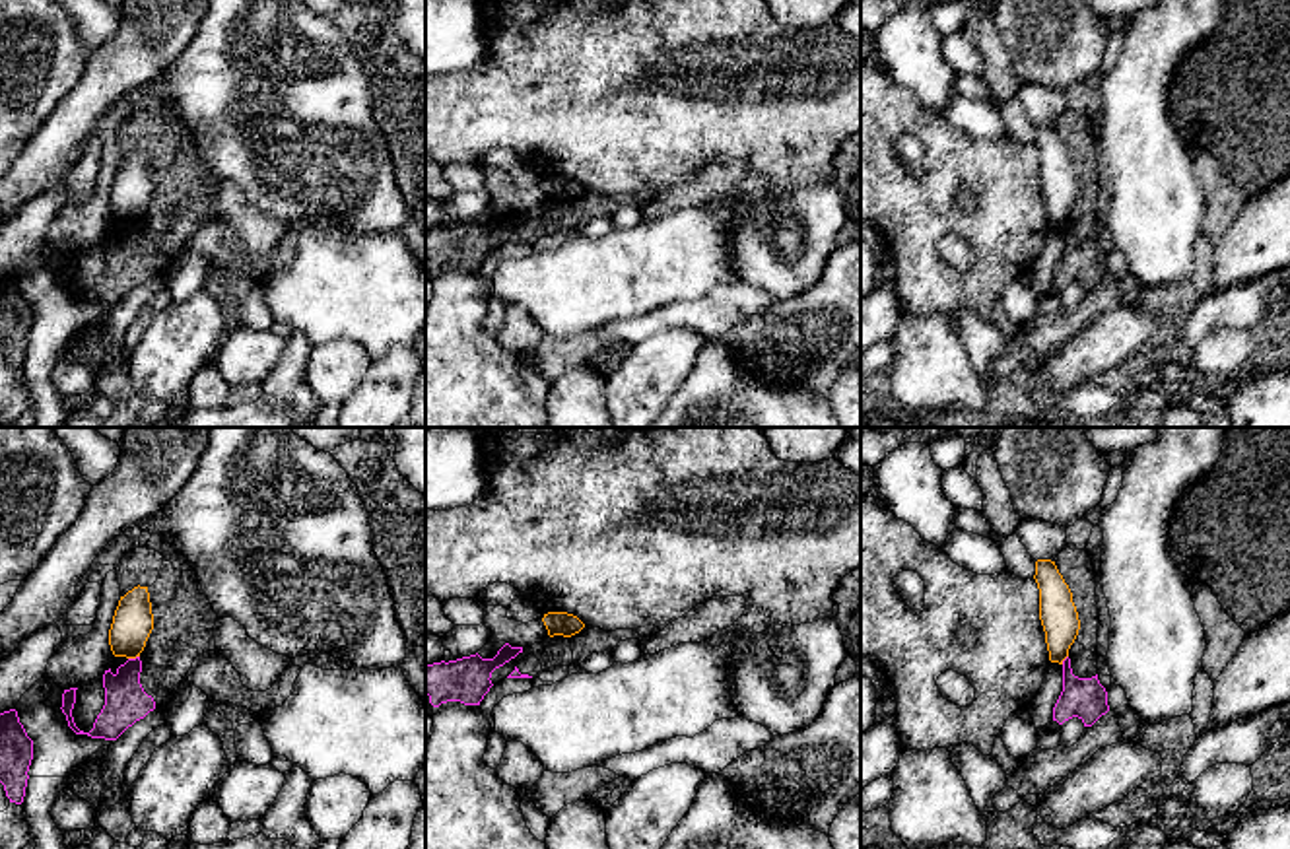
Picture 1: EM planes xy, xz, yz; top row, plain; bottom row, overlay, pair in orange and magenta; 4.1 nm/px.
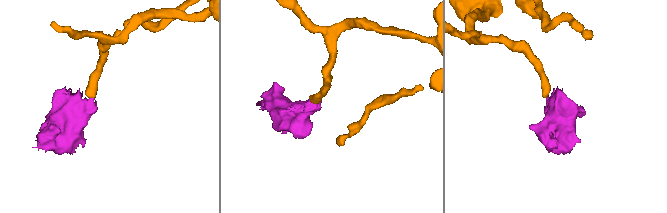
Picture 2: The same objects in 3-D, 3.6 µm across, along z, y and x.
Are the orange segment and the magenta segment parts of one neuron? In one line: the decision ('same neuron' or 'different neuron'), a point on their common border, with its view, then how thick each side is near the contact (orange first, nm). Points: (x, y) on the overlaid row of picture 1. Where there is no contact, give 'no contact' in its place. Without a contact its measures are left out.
different neuron; contact xy (133, 657); calibres 170 and 180 nm

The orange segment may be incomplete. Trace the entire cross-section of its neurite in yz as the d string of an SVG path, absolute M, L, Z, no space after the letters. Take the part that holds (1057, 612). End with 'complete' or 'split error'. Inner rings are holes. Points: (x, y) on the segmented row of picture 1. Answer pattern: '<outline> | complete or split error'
M1051 560L1035 561L1034 579L1039 589L1039 620L1045 631L1049 661L1063 664L1080 629L1072 593Z | complete

